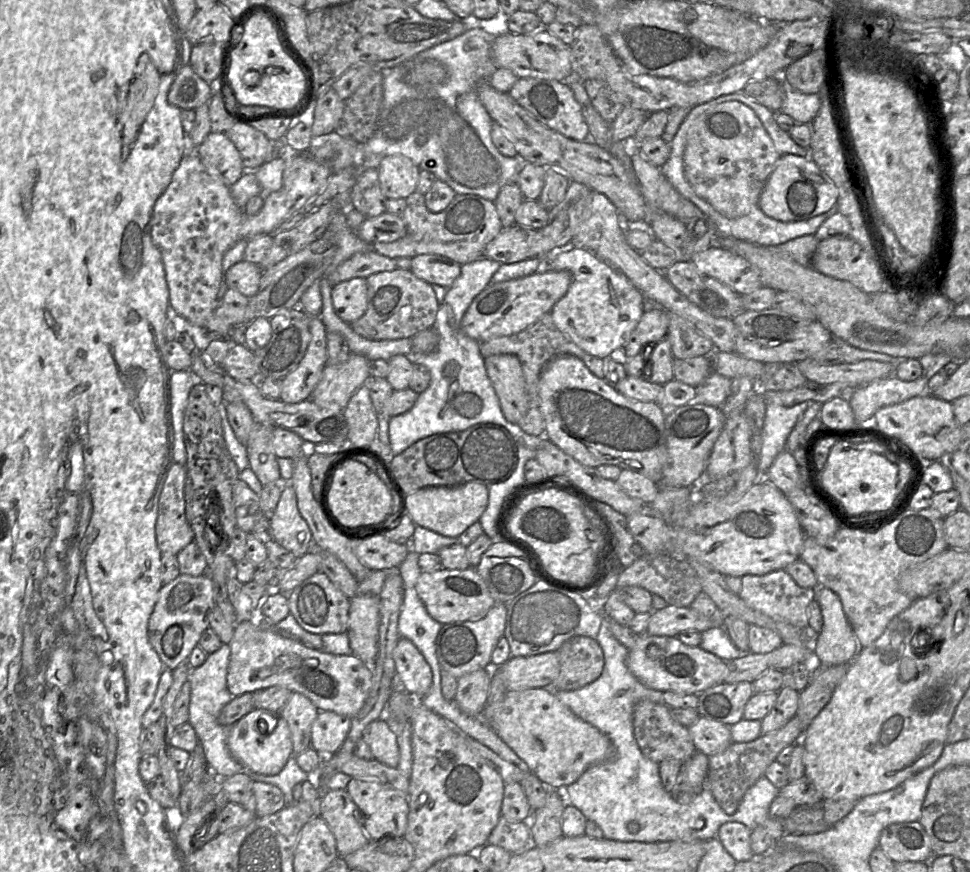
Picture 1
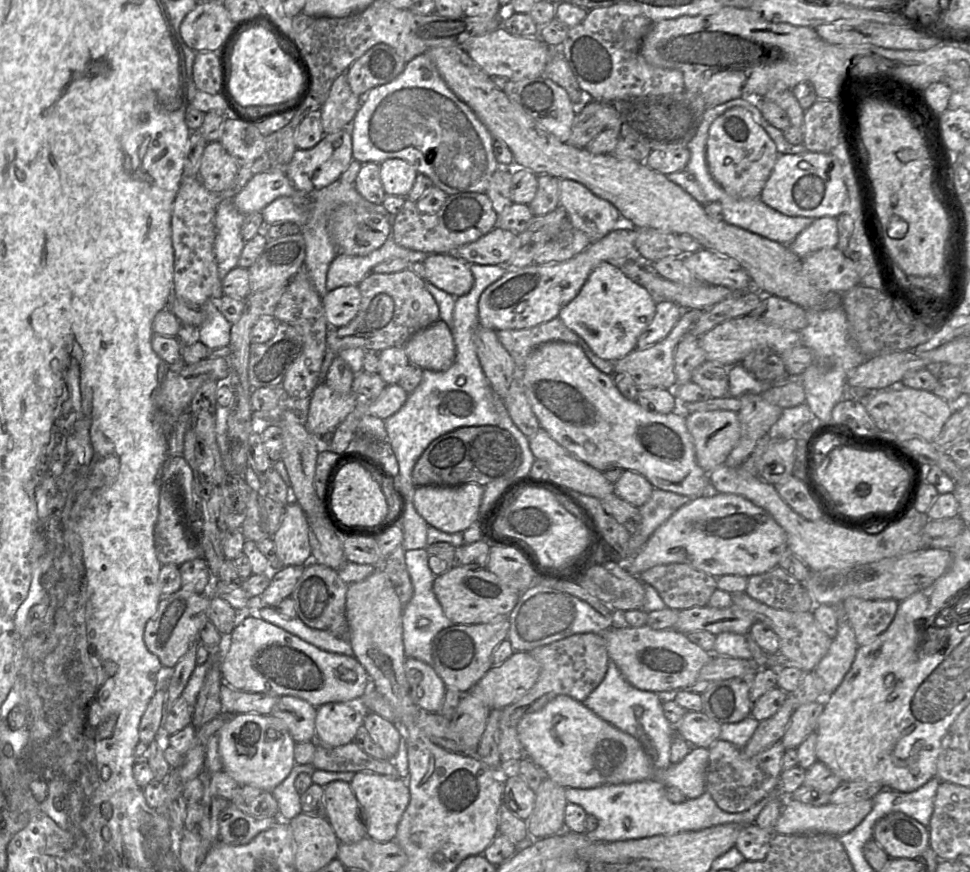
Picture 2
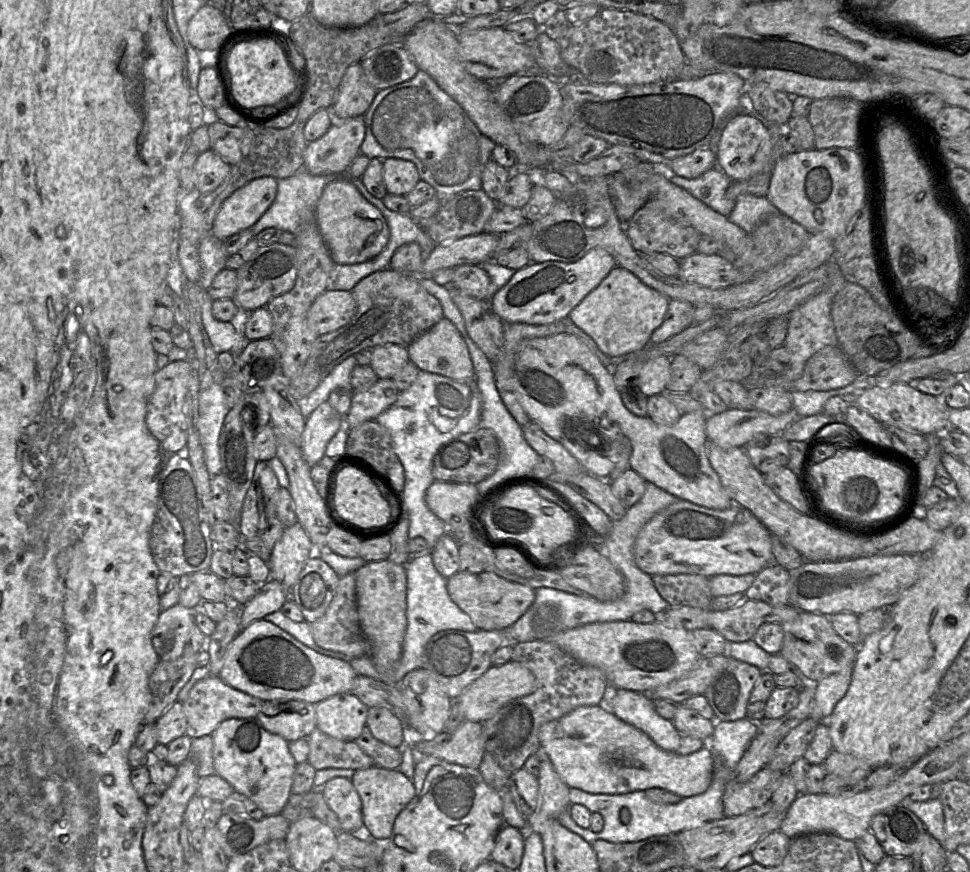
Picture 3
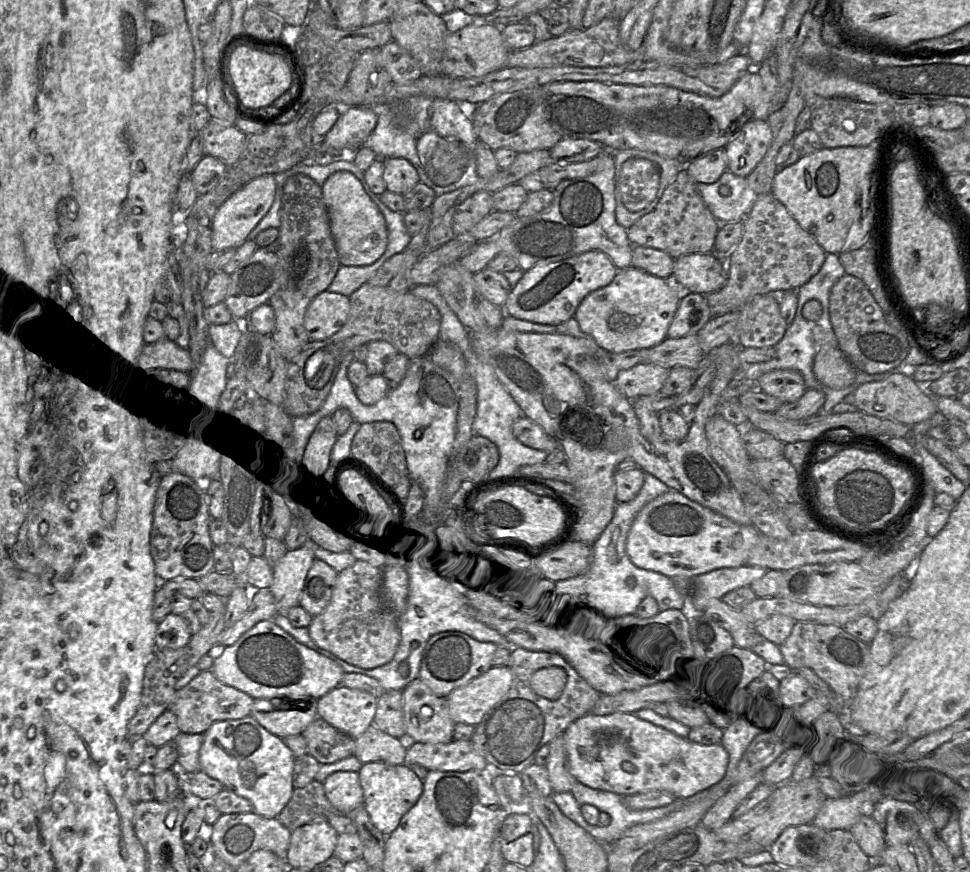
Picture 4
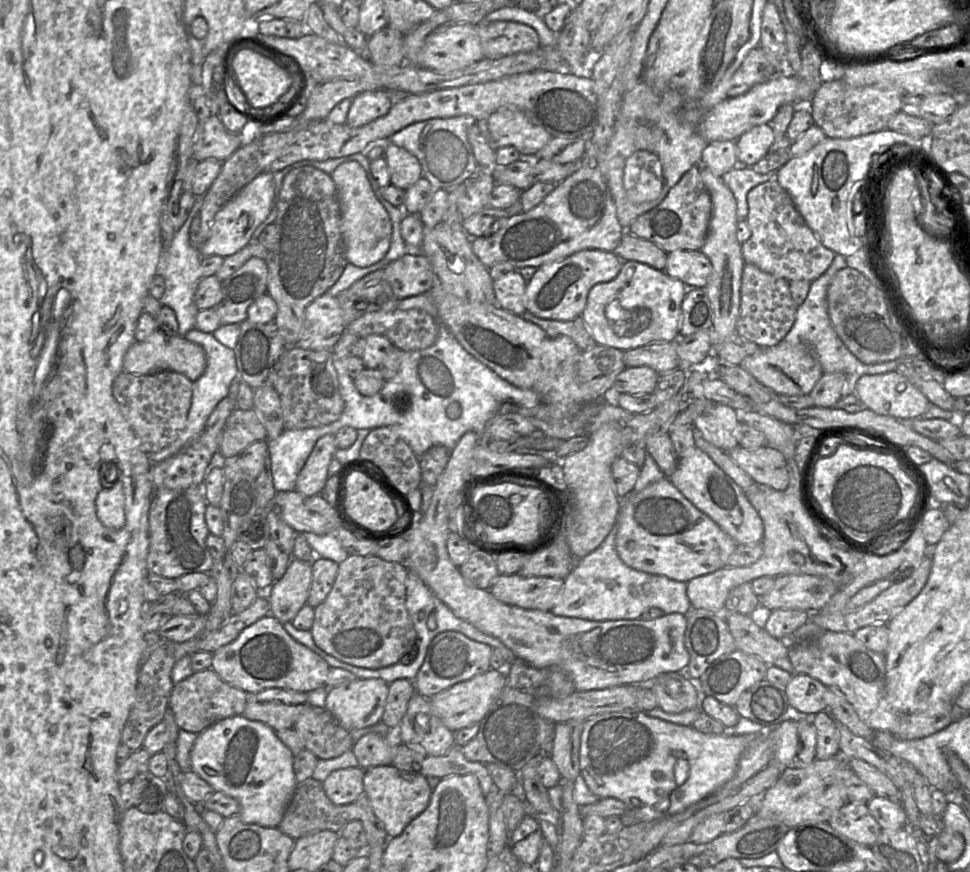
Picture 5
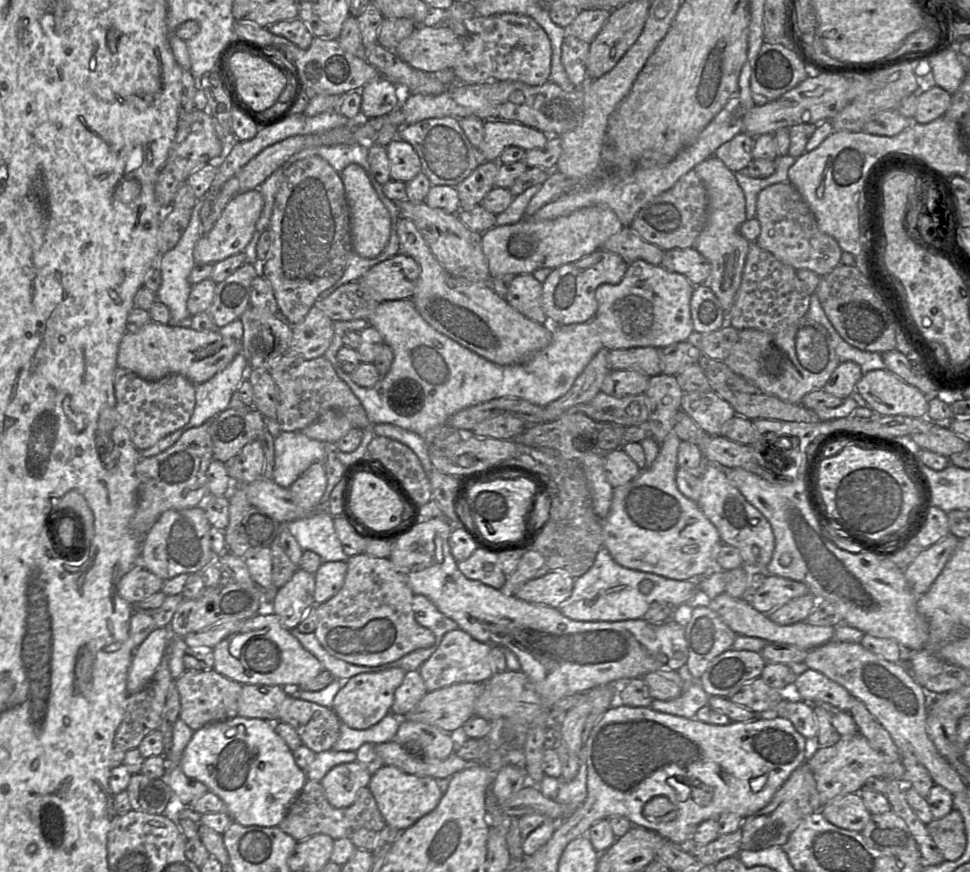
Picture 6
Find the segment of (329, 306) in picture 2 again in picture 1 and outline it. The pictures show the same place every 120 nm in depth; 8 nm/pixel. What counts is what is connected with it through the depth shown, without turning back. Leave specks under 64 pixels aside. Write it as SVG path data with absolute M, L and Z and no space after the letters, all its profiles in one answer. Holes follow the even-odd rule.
M356 277L333 286L332 302L336 314L346 323L362 317L368 305L368 289L365 278Z

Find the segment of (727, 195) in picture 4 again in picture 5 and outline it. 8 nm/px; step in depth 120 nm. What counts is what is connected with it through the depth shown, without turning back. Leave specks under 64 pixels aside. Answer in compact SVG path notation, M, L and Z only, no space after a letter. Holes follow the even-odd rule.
M736 166L722 177L726 186L734 194L737 203L736 213L738 220L746 220L748 217L749 192L758 185L775 180L776 174L777 172L759 174L752 168Z

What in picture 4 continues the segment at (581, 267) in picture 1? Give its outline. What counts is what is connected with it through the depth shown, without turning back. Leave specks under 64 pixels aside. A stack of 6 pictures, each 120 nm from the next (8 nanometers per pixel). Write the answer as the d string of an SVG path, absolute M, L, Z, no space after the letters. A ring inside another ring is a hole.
M632 266L618 269L610 284L588 294L573 317L581 330L608 352L622 353L648 349L667 338L681 297L682 289L672 280L656 277Z

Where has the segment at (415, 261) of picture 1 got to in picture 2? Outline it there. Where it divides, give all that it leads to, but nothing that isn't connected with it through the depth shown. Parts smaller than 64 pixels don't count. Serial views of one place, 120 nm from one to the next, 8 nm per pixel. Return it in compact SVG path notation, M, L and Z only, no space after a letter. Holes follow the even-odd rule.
M430 254L423 262L426 282L459 297L467 294L474 285L469 263L450 254Z

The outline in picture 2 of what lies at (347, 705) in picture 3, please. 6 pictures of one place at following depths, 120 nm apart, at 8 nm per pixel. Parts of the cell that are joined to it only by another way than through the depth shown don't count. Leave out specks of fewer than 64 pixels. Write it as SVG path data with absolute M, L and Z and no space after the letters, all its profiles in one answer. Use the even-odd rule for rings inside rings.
M331 702L317 708L315 740L317 744L338 747L354 741L365 715L357 702Z

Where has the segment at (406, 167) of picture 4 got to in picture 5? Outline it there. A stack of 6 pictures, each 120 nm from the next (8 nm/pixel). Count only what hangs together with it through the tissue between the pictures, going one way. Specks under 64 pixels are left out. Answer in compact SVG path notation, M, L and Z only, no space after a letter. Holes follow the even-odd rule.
M386 141L383 157L387 162L391 185L407 190L423 177L420 162L406 149Z

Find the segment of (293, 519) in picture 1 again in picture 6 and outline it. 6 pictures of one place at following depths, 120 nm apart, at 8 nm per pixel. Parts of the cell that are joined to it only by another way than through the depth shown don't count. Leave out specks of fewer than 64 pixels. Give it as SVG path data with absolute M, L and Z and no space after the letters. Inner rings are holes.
M298 567L291 579L277 589L274 600L270 603L270 612L274 613L287 629L296 629L308 610L316 605L314 591L314 574Z

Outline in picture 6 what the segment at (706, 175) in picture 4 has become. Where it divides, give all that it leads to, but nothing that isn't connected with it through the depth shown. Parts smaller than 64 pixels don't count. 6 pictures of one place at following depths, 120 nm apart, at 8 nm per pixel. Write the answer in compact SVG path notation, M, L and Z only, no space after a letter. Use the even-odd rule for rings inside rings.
M741 132L722 144L714 156L720 159L732 172L743 171L754 160L752 156L754 138Z

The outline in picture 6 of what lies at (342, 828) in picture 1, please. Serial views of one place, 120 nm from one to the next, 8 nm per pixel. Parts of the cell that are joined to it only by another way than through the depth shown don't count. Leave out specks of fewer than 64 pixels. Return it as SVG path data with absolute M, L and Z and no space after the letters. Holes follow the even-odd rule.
M357 761L332 768L320 781L328 802L335 808L351 806L362 788L368 787L371 775Z

